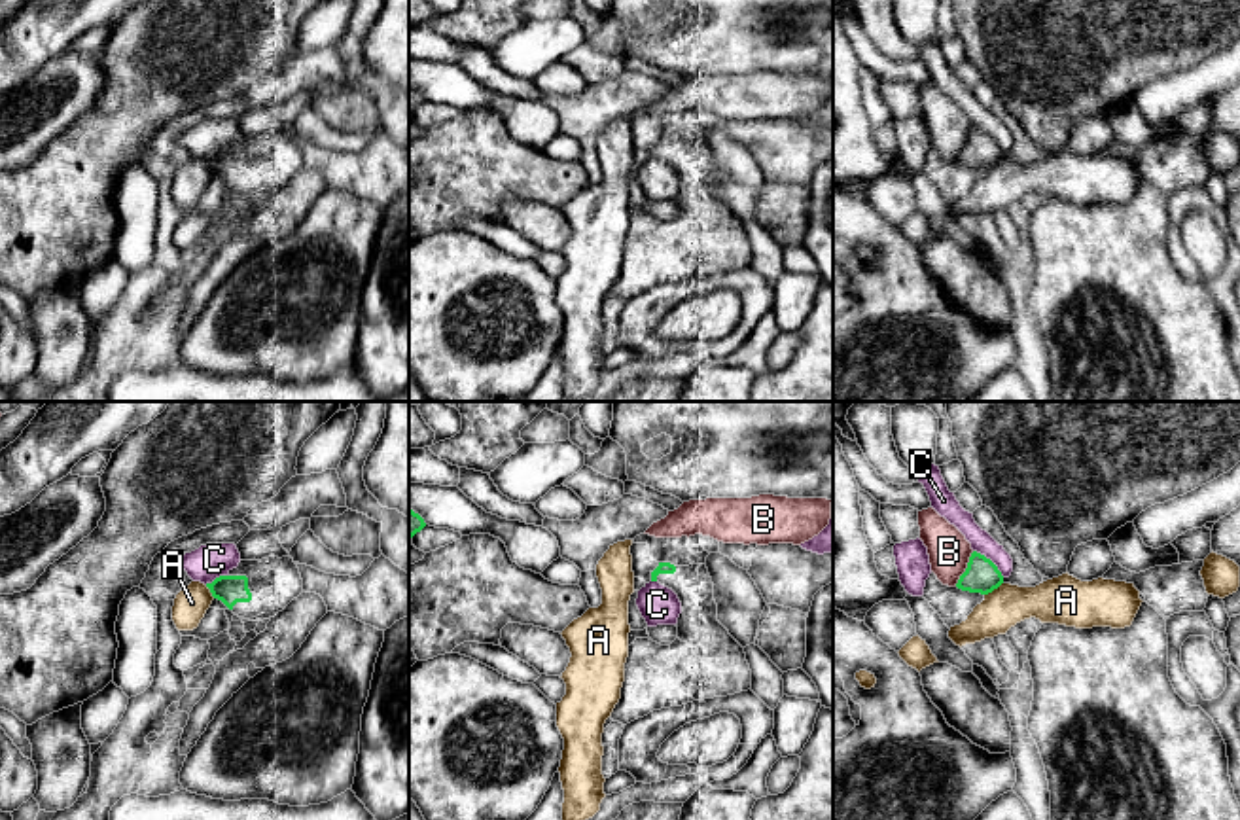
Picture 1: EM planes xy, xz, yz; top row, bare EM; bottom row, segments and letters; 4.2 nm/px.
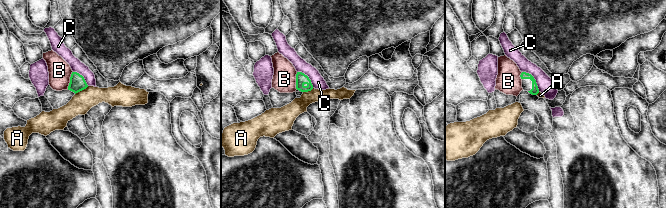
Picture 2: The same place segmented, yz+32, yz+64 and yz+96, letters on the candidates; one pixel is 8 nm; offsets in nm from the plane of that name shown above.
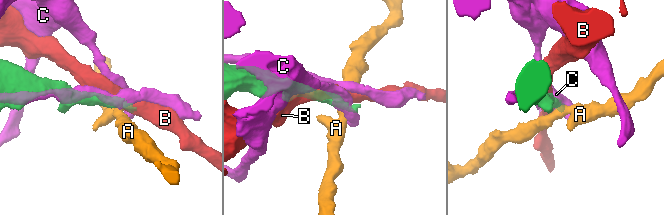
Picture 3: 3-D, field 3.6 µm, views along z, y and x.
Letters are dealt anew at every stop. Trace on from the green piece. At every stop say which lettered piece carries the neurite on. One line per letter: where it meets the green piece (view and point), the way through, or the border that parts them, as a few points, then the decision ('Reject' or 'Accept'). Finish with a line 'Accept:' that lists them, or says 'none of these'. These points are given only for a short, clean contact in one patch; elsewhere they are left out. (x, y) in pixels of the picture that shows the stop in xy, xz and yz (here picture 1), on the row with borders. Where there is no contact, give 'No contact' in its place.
A: Touches green at yz (992, 589). Boundary: yz (1002, 582), (985, 595). Reject
B: Touches green at yz (966, 569). Reject
C: Touches green at yz (991, 561). Reject
Accept: none of these

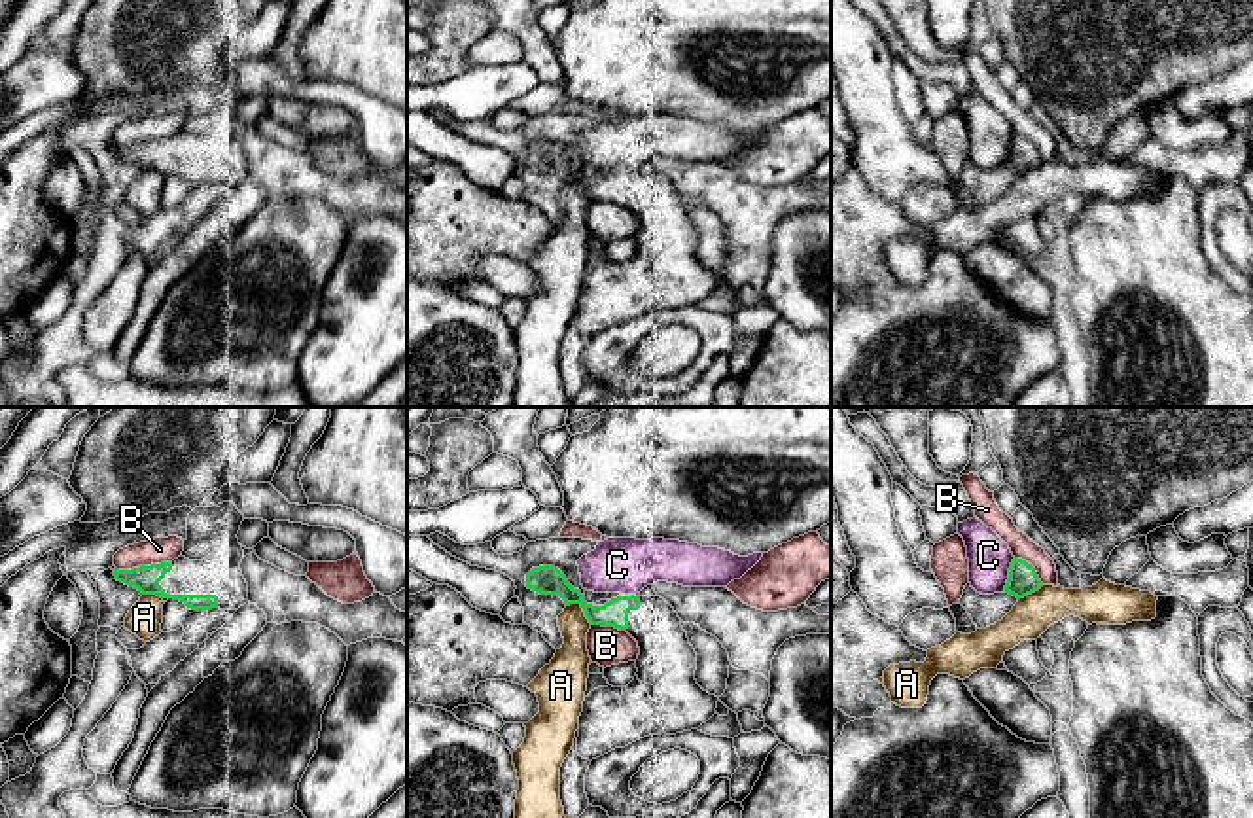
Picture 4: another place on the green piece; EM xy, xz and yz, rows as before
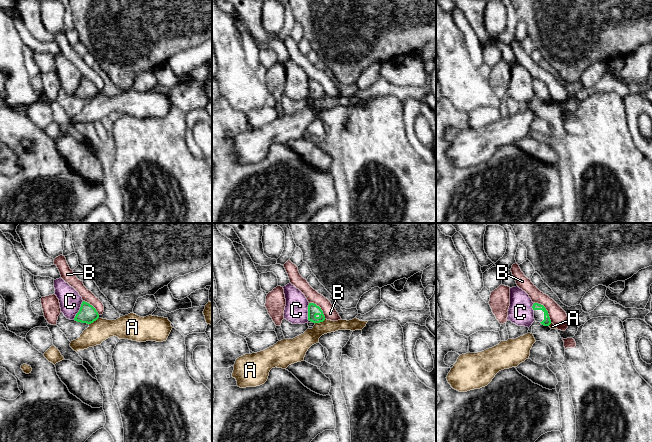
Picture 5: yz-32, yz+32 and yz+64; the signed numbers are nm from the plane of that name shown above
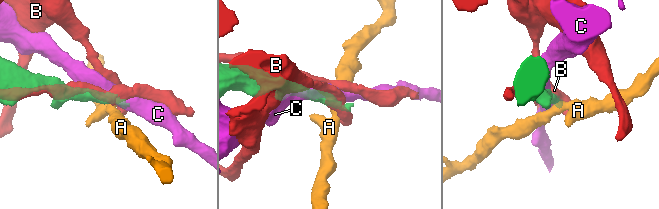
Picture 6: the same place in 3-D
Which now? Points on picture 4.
A: Touches green at xz (582, 606). Boundary: xz (566, 604), (578, 604), (591, 623). Reject
B: Touches green at xy (144, 567). Reject
C: Touches green at yz (1009, 574). Reject
Accept: none of these

